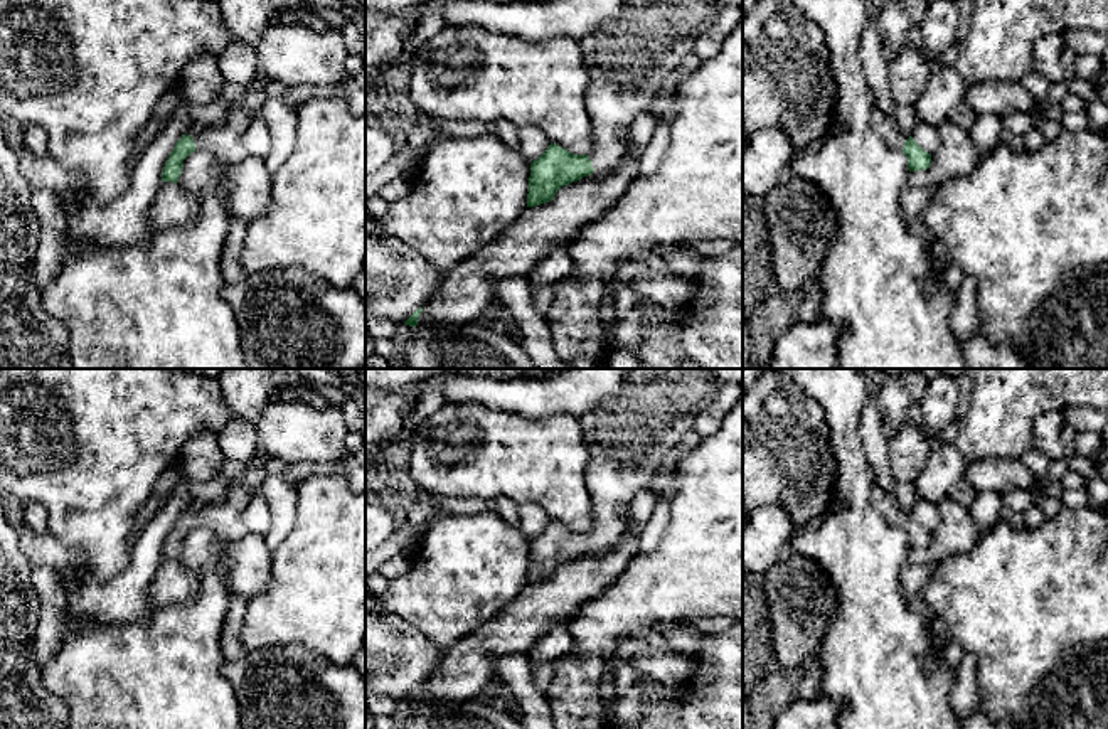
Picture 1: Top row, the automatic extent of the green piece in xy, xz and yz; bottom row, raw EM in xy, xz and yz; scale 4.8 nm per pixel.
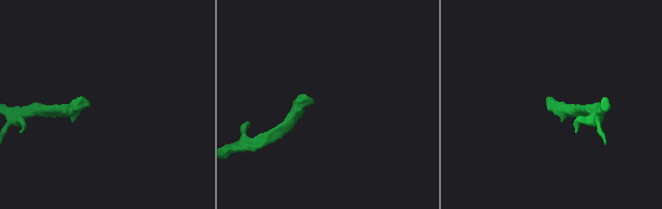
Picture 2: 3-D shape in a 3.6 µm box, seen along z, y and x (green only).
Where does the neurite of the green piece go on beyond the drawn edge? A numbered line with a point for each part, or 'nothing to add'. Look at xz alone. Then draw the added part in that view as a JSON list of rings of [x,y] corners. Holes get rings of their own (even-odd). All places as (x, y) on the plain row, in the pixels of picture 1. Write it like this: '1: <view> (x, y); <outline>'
1: xz (628, 435); [[[625,369],[623,382],[599,404],[579,416],[579,428],[589,451],[586,488],[591,497],[593,520],[589,537],[596,549],[613,545],[625,530],[621,510],[640,492],[652,487],[662,473],[665,456],[694,429],[697,418],[709,409],[727,384],[743,384],[743,369]]]

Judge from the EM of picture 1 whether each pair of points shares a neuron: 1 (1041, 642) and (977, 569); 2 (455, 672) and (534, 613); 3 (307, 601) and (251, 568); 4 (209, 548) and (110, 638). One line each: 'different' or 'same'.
1: same
2: same
3: different
4: same

